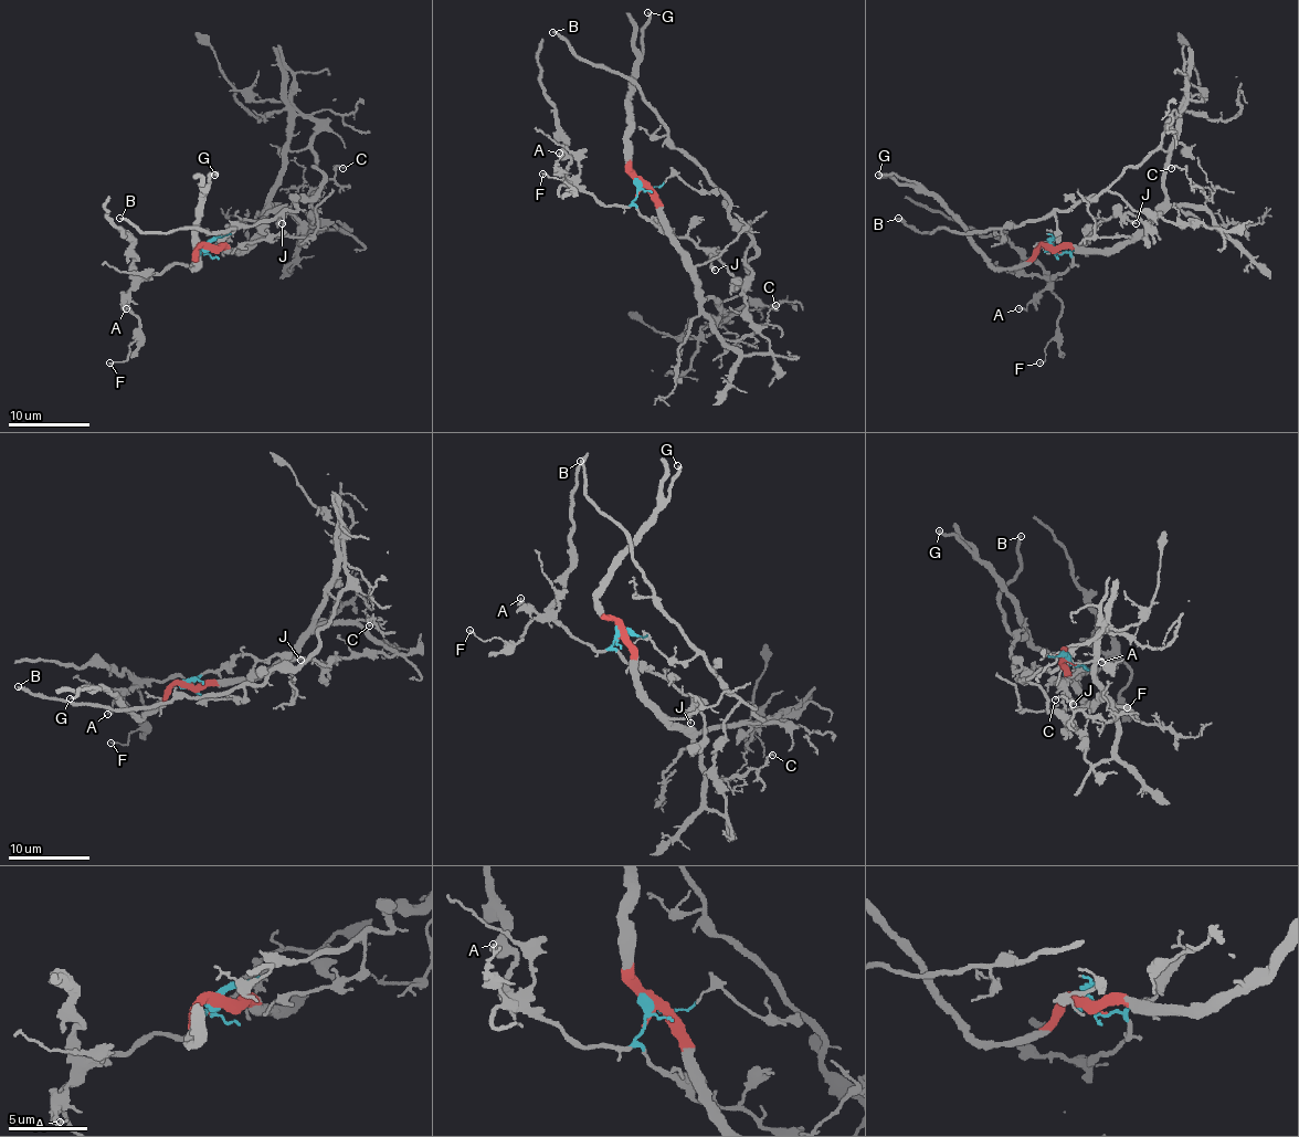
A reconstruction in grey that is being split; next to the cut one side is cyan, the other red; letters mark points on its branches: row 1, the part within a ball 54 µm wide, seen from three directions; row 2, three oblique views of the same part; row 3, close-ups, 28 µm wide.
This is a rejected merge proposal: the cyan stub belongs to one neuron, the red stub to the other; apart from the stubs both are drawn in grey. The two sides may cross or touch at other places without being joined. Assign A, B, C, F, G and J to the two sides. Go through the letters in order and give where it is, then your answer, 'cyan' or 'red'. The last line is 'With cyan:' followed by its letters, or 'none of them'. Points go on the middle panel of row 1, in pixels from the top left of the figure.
A: at (559, 153); cyan
B: at (552, 32); red
C: at (775, 305); red
F: at (542, 174); cyan
G: at (647, 12); red
J: at (715, 270); cyan
With cyan: A, F, J

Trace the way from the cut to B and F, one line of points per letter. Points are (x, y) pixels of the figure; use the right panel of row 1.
B: (1048, 246), (1126, 244), (1164, 199), (1167, 150), (1128, 167), (1096, 197), (1022, 225), (916, 232), (898, 218)
F: (1048, 246), (1067, 252), (1072, 264), (1053, 281), (1051, 291), (1060, 305), (1057, 334), (1038, 362)

